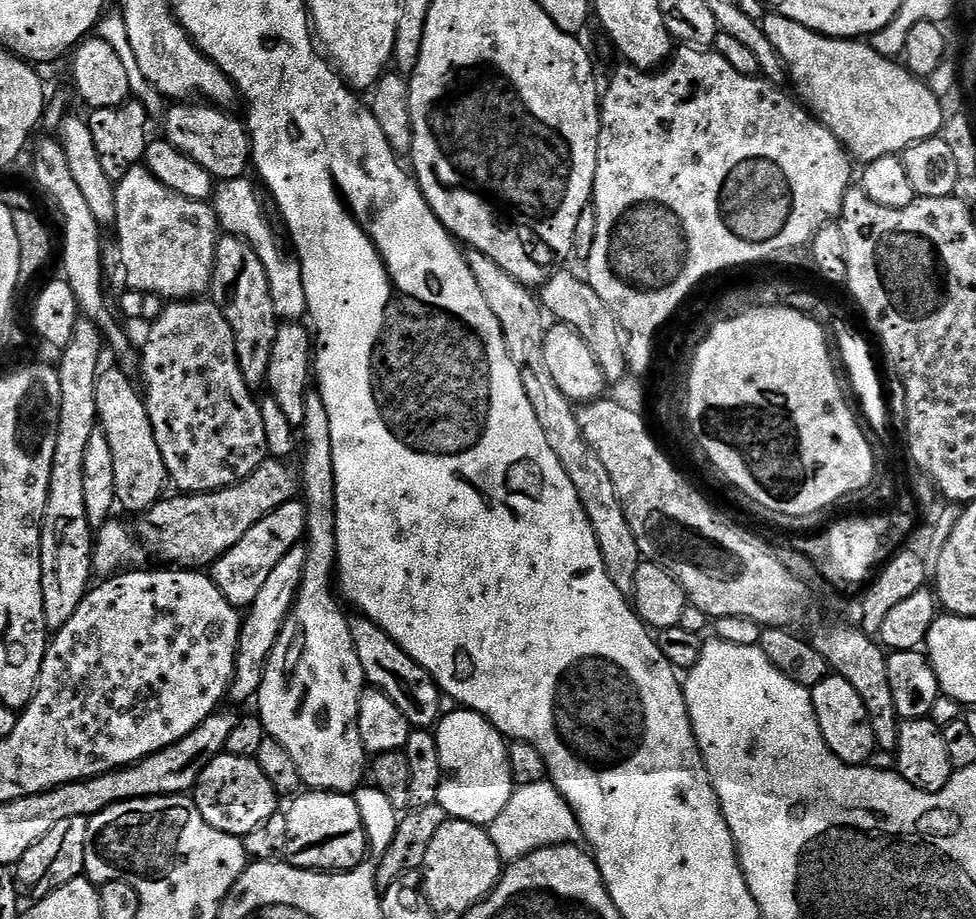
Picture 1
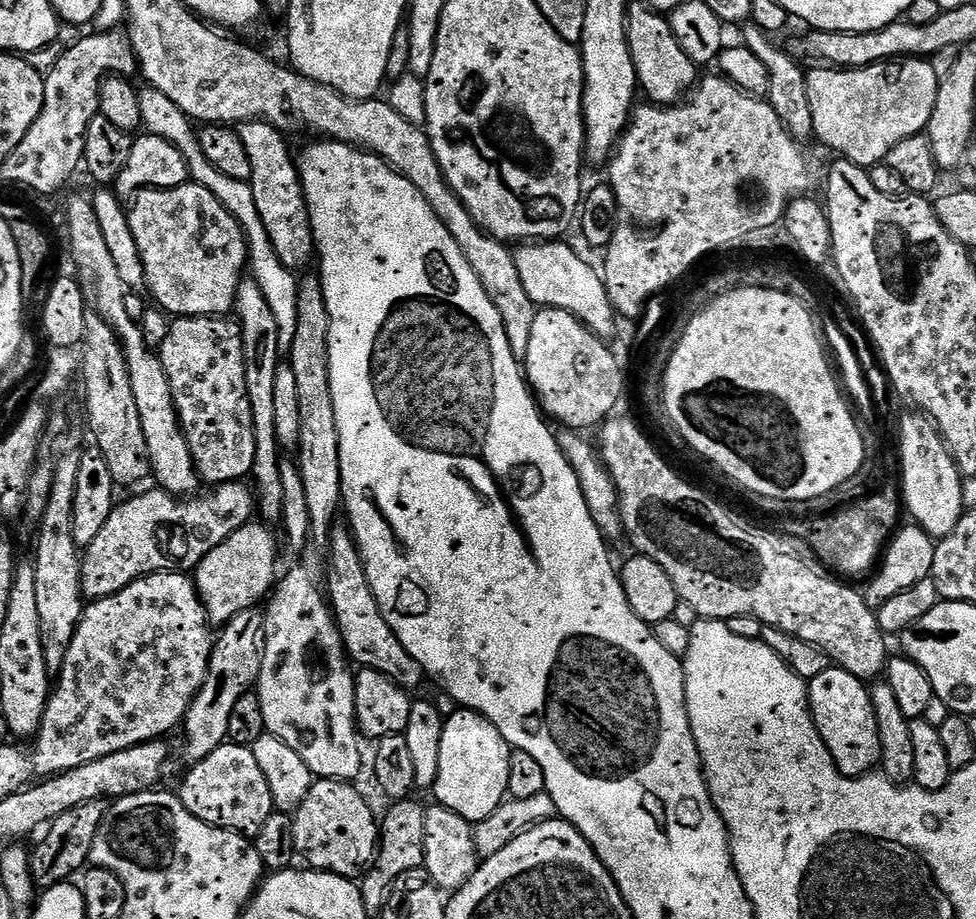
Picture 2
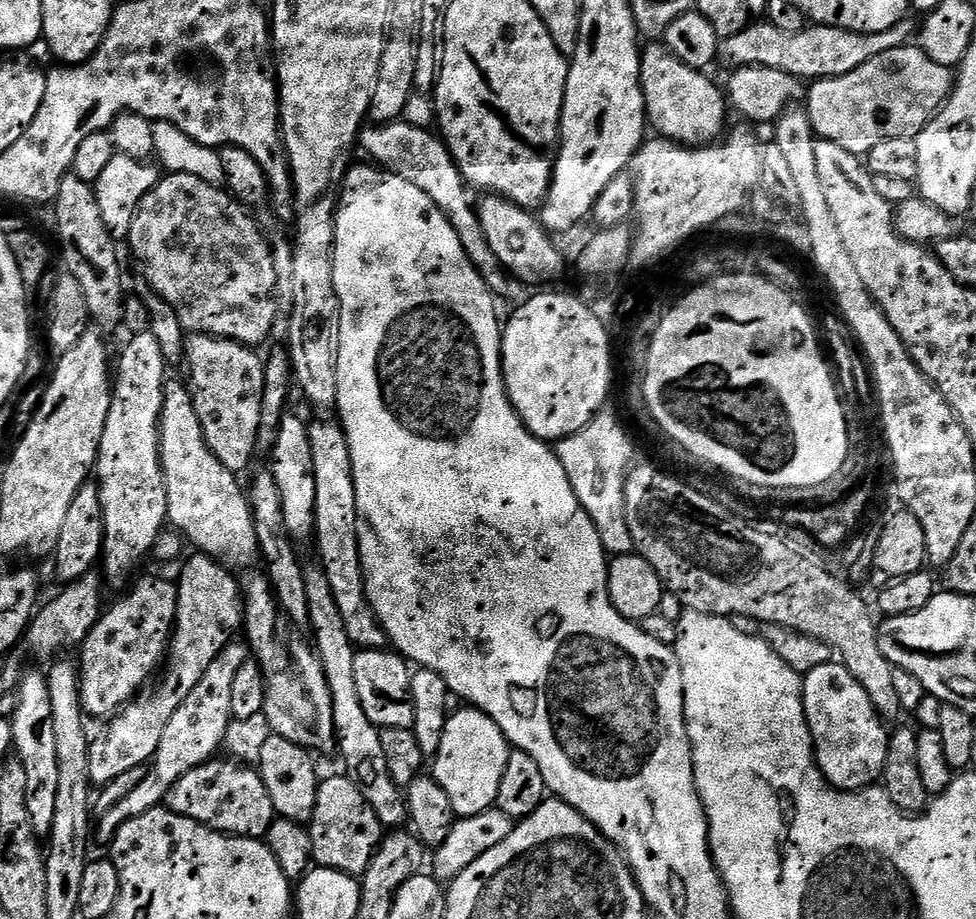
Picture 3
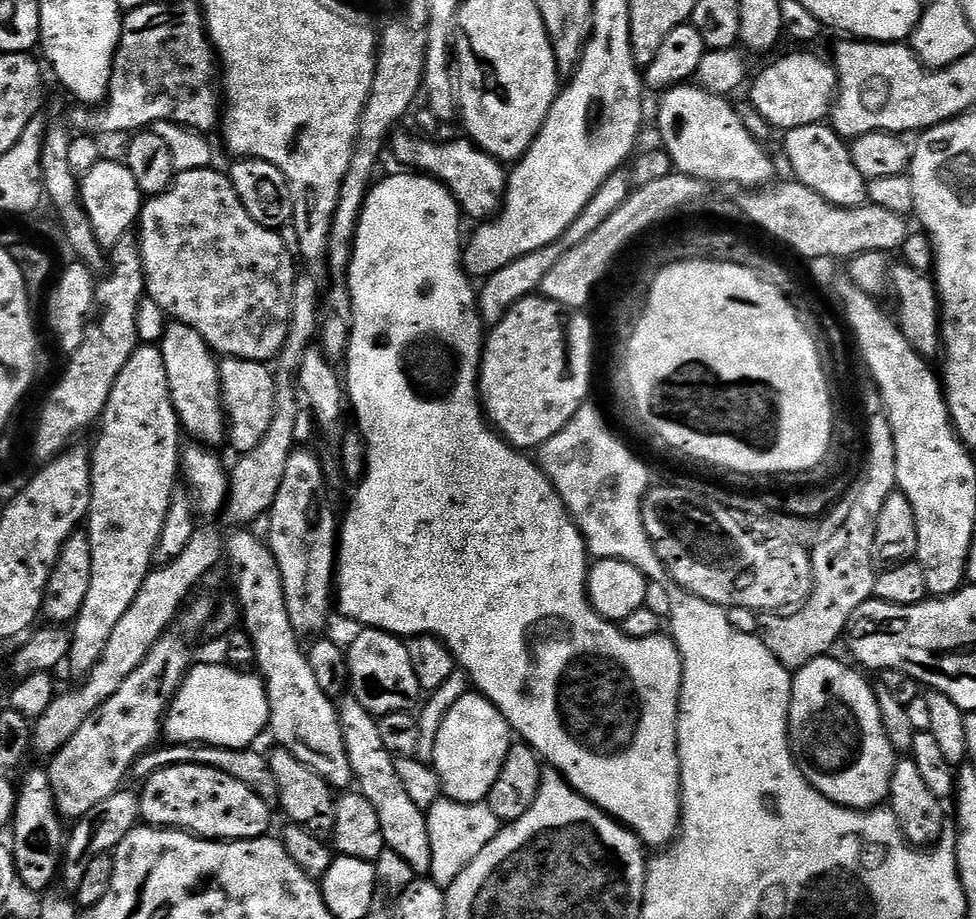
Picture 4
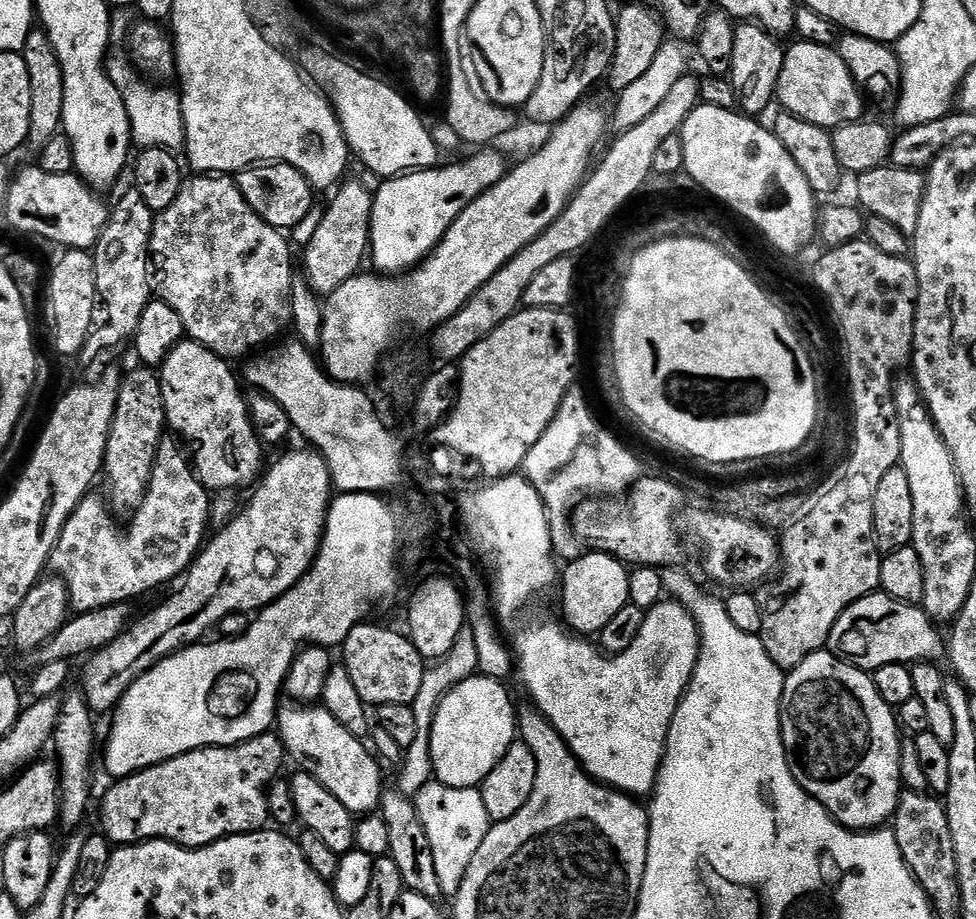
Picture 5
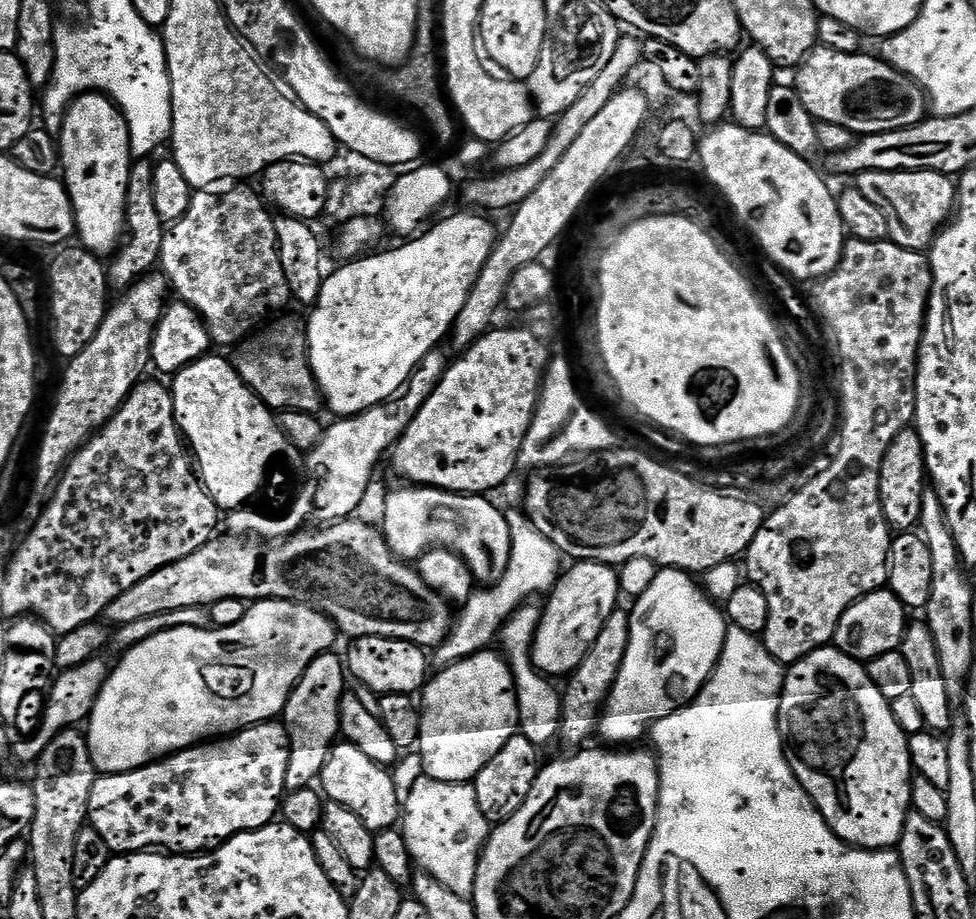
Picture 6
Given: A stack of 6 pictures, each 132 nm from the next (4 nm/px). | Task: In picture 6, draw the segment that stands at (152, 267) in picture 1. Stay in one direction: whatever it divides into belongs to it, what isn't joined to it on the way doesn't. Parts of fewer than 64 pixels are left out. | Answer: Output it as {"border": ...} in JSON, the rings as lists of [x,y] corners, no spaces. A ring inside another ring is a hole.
{"border":[[[232,186],[229,192],[216,192],[220,190],[196,190],[192,193],[192,201],[186,210],[186,214],[182,214],[182,218],[171,225],[164,233],[164,241],[162,242],[162,250],[160,251],[159,271],[163,273],[165,279],[170,285],[171,291],[177,292],[179,299],[183,303],[192,307],[197,314],[204,319],[204,325],[207,326],[209,334],[212,335],[213,345],[232,344],[239,345],[241,340],[247,340],[253,332],[257,331],[269,318],[275,317],[277,313],[290,304],[292,295],[290,294],[290,286],[286,286],[286,274],[282,270],[282,261],[278,258],[278,242],[276,241],[276,221],[273,213],[270,211],[269,205],[265,203],[259,195],[256,196],[248,188],[240,188],[244,186]]]}

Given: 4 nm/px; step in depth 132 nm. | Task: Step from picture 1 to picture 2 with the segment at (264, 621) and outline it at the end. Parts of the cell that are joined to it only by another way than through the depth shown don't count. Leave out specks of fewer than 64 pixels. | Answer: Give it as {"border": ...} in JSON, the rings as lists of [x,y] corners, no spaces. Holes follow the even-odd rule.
{"border":[[[259,607],[242,610],[229,624],[219,629],[212,645],[208,673],[199,694],[184,715],[184,756],[189,765],[202,762],[218,746],[228,740],[230,714],[238,698],[253,691],[260,679],[260,654],[264,647],[264,613]]]}

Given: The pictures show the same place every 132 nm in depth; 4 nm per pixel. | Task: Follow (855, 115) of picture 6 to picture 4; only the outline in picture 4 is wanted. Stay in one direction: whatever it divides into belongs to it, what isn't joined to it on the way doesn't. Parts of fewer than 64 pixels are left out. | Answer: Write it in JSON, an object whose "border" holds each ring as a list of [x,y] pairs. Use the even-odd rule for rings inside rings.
{"border":[[[792,54],[768,64],[751,81],[752,105],[773,129],[787,130],[821,123],[829,115],[838,87],[835,67],[818,56]]]}

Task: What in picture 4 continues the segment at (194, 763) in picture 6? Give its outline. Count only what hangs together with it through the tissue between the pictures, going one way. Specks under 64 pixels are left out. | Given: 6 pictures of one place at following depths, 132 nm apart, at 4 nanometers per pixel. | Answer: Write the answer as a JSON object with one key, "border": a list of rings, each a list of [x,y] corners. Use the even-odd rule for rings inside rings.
{"border":[[[197,764],[170,766],[143,781],[141,788],[140,819],[153,828],[183,830],[206,840],[253,840],[269,835],[273,809],[222,770]]]}

